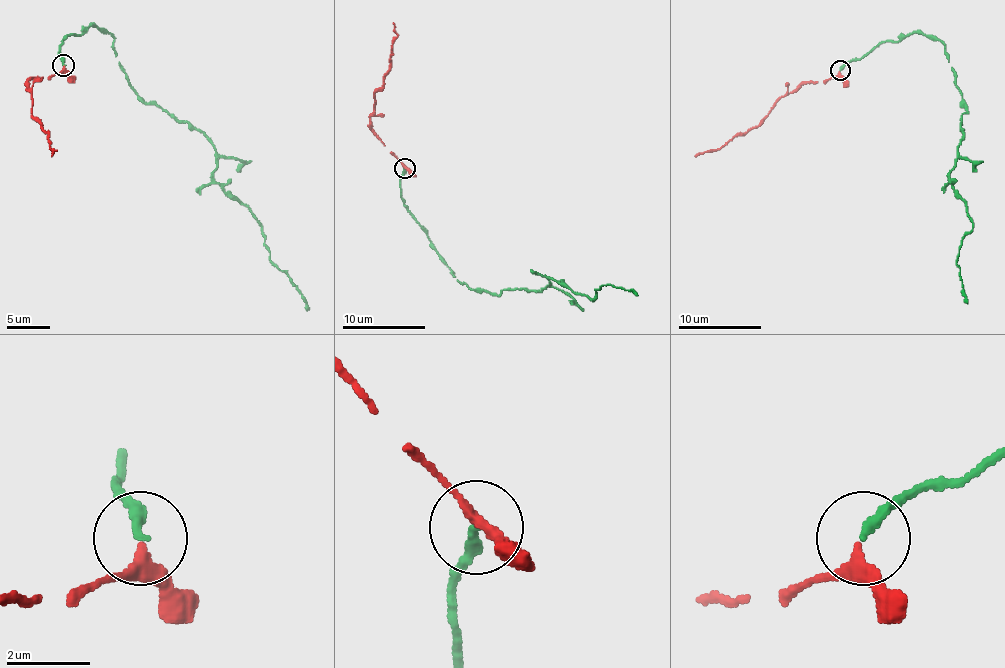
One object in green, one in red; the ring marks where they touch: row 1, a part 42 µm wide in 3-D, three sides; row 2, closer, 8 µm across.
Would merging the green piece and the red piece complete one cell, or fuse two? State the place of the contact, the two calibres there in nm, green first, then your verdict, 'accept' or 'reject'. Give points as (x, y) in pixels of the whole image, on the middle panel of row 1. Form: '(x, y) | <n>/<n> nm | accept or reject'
(404, 168) | 240/240 nm | accept

